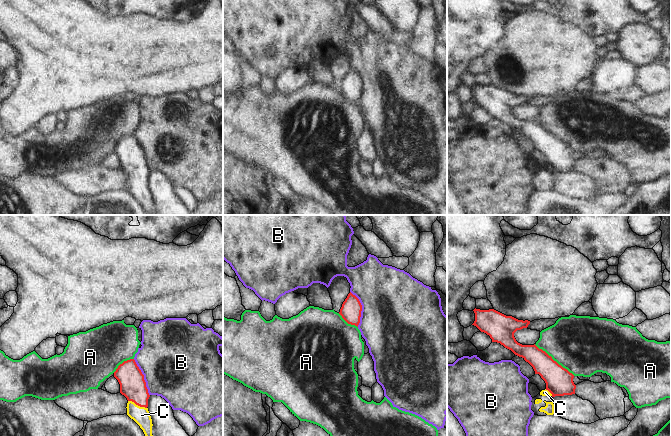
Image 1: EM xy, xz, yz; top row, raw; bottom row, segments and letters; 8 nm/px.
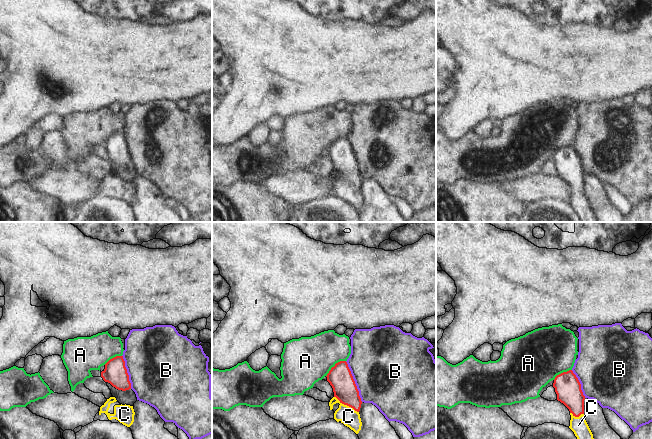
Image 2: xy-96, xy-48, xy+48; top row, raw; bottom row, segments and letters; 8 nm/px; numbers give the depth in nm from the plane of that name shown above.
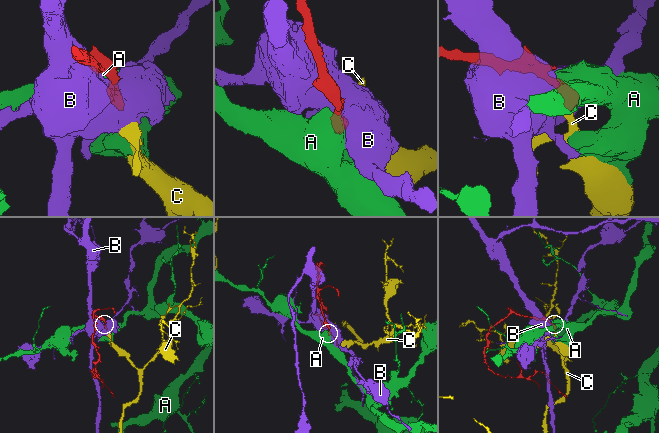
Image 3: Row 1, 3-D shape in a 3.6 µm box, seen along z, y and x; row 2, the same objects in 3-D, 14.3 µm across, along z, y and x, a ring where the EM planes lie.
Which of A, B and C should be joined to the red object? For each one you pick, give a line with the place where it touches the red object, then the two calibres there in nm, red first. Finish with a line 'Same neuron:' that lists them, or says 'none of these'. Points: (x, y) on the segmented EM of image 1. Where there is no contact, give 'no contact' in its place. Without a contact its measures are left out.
C: xy (137, 404) | 200/140 nm
Same neuron: C

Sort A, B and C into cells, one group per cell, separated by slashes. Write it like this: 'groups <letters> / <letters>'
groups A / B / C

